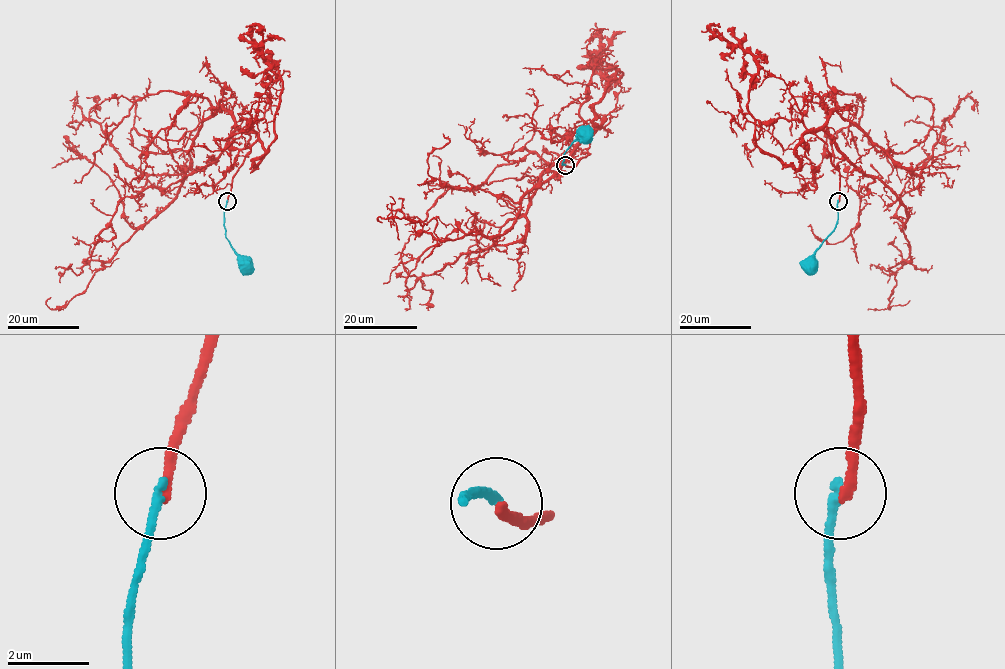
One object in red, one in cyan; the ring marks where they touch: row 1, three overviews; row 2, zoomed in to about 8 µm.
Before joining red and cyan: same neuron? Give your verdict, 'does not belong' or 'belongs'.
does not belong

